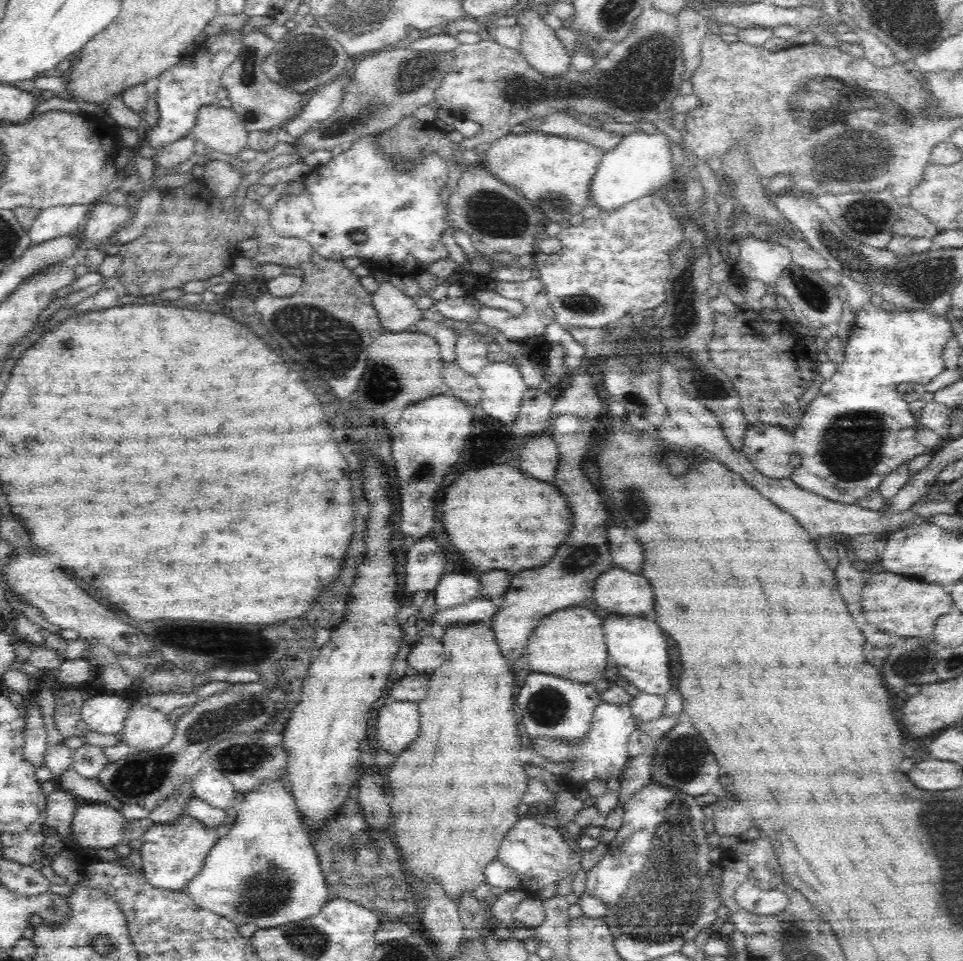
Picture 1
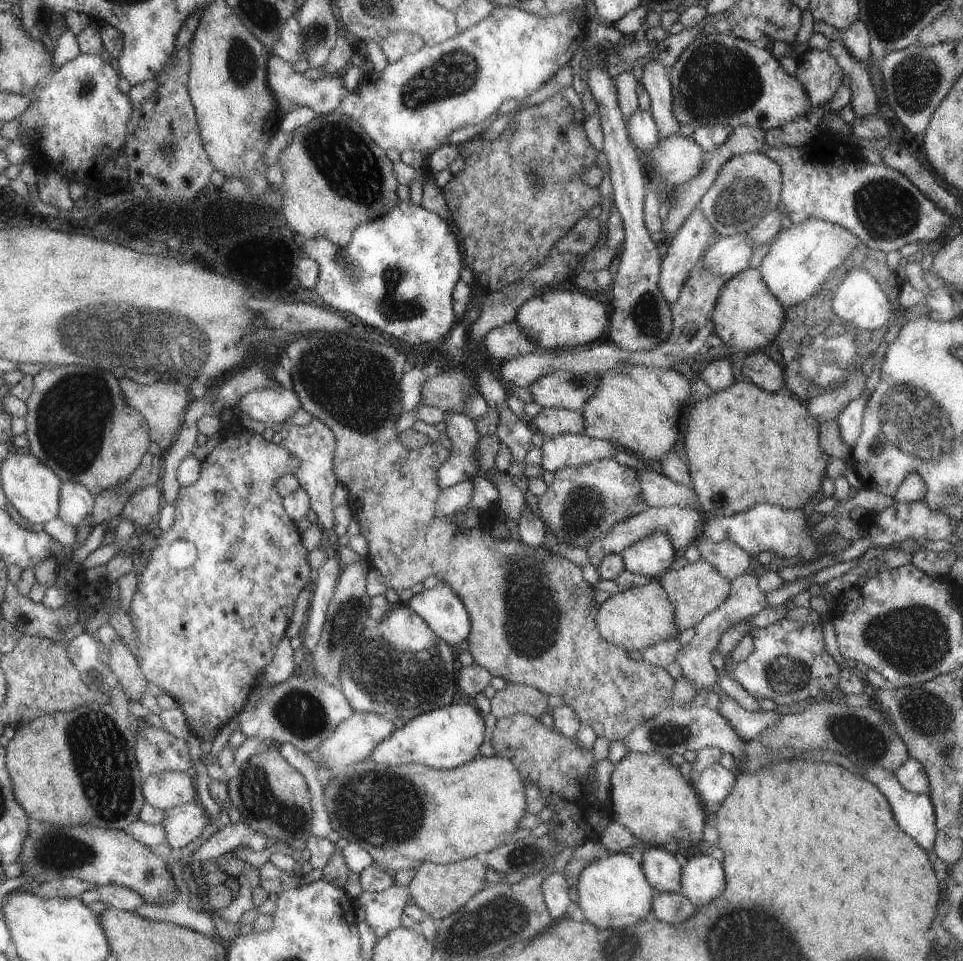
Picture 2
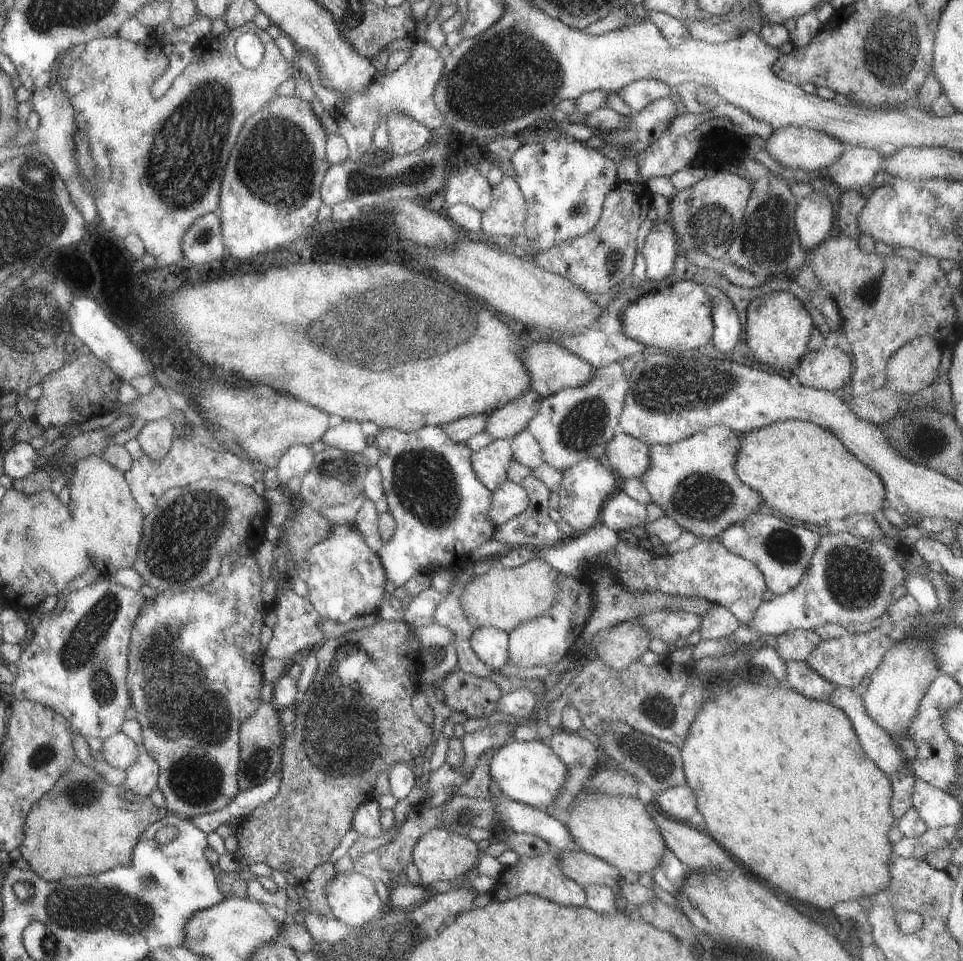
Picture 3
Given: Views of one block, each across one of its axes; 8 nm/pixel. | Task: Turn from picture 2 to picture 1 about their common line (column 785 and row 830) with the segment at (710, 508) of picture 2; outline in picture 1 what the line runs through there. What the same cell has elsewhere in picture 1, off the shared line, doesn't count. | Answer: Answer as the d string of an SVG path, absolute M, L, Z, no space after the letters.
M482 621L469 622L461 625L448 625L444 629L444 633L440 638L441 645L444 649L444 662L429 674L429 688L426 696L419 702L419 733L418 737L404 750L398 754L396 763L385 771L387 778L387 785L391 787L394 793L391 800L392 822L390 824L394 841L402 856L403 870L410 872L414 877L414 886L420 887L420 883L424 882L424 878L436 878L444 888L444 891L455 902L460 900L460 893L462 891L474 891L479 884L485 882L483 870L492 859L497 858L497 852L508 830L514 827L522 815L523 796L526 793L529 782L528 776L525 774L523 763L518 760L520 752L523 750L523 742L521 740L520 732L518 731L518 720L516 720L518 713L515 711L516 702L514 697L514 686L519 678L519 671L515 668L516 660L510 660L500 650L494 629L492 625L483 623Z

